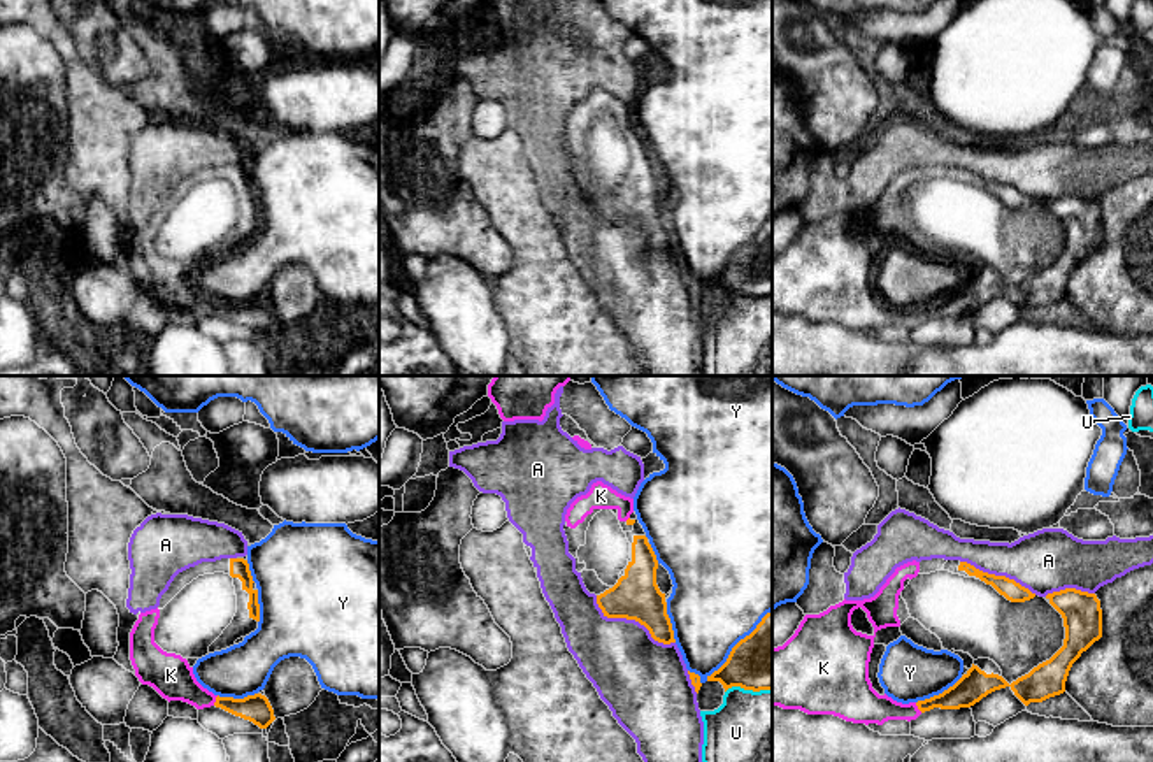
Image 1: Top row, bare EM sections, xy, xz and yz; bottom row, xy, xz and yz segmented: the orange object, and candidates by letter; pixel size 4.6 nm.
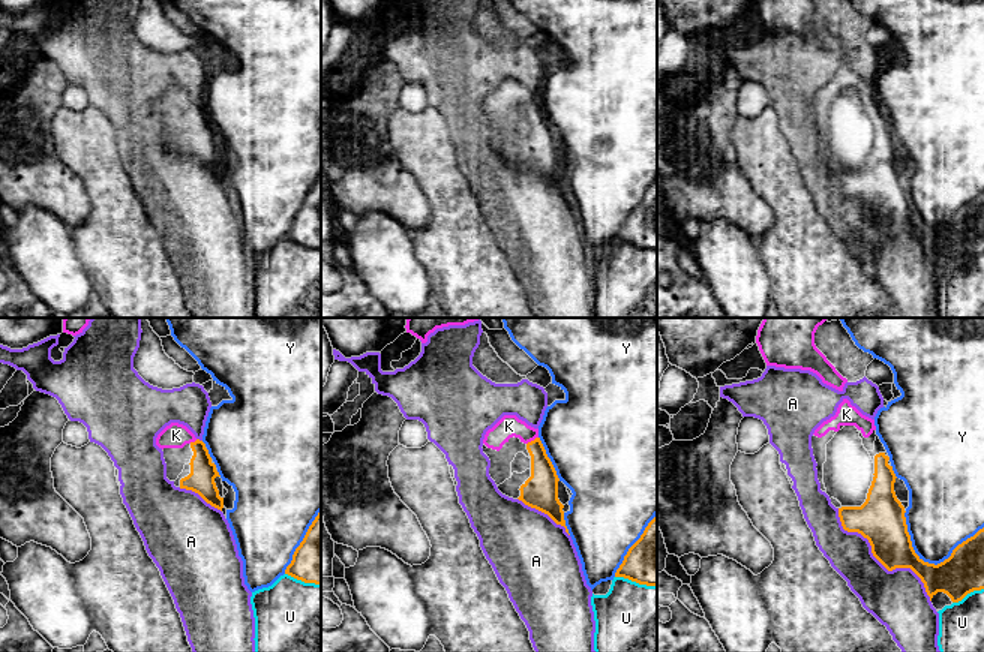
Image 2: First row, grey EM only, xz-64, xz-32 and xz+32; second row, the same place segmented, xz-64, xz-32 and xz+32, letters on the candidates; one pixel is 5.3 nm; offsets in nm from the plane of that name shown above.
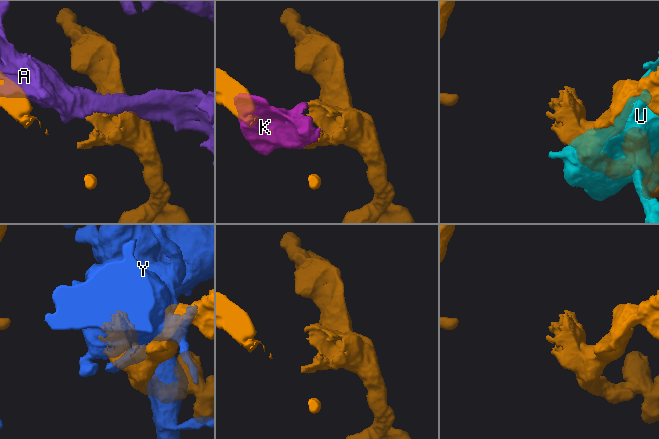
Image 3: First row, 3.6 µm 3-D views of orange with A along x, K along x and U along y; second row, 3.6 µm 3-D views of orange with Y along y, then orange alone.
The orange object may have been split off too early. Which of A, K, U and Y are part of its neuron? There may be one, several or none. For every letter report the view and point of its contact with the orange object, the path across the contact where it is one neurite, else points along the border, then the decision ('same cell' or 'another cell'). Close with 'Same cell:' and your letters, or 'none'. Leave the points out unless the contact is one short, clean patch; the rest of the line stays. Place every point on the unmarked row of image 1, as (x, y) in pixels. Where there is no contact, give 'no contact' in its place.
A: meets orange in xz at (632, 225); another cell
K: meets orange in xy at (216, 308); same cell
U: meets orange in xz at (748, 295); another cell
Y: meets orange in xz at (736, 251); another cell
Same cell: K

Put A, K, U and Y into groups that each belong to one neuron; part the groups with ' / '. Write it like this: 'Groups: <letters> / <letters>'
Groups: A / K / U / Y

